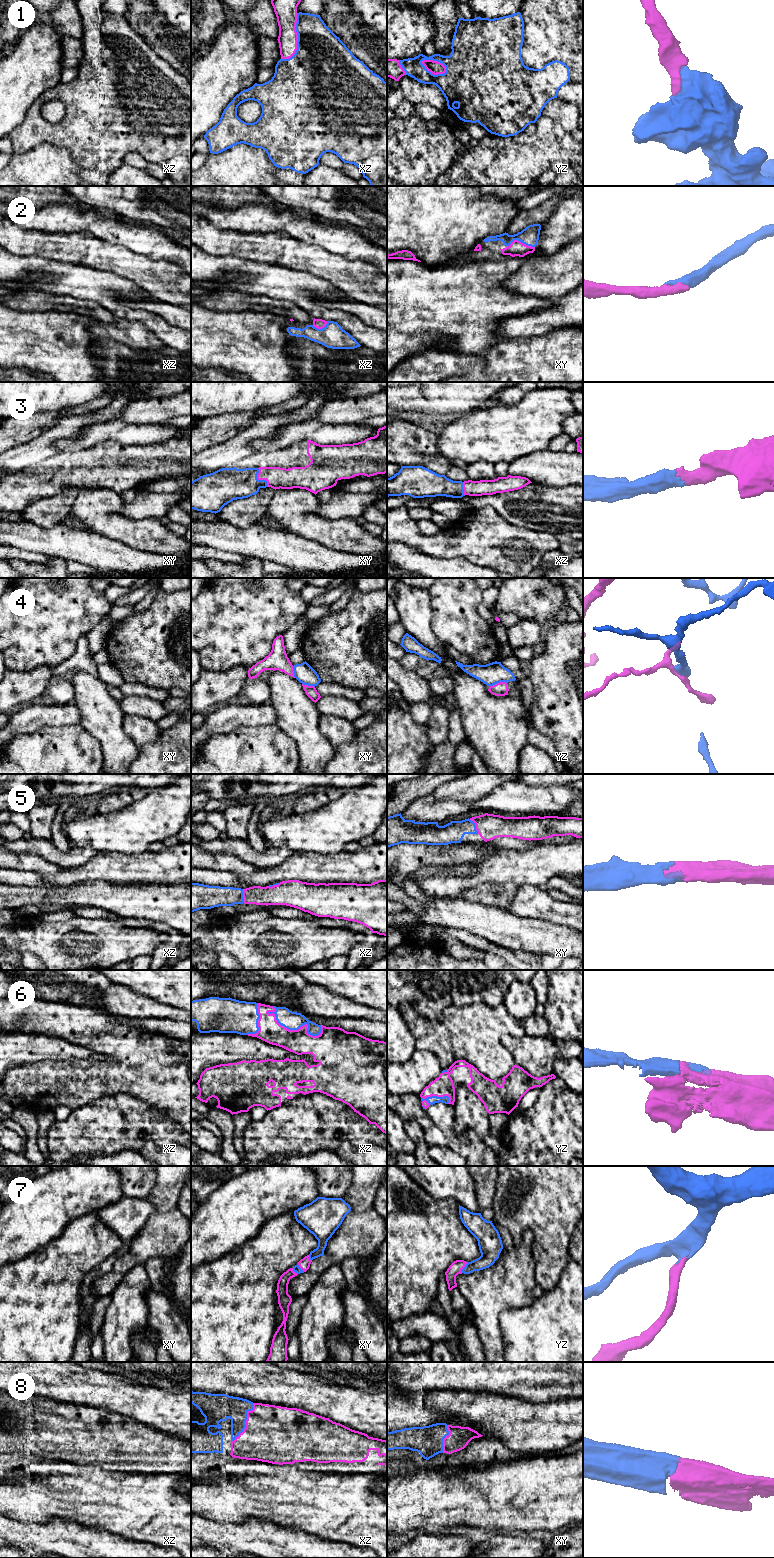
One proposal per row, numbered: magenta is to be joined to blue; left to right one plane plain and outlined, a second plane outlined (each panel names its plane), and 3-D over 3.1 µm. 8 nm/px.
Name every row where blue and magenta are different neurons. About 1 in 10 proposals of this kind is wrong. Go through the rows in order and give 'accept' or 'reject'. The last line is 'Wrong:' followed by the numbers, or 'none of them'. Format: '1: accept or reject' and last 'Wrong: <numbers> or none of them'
1: accept
2: accept
3: accept
4: reject
5: accept
6: accept
7: accept
8: accept
Wrong: 4

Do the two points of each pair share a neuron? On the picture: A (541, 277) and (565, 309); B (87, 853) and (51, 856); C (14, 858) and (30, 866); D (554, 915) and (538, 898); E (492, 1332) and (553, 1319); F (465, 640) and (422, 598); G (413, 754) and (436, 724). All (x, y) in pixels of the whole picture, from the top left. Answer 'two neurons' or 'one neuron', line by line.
A: two neurons
B: one neuron
C: one neuron
D: one neuron
E: two neurons
F: two neurons
G: two neurons

